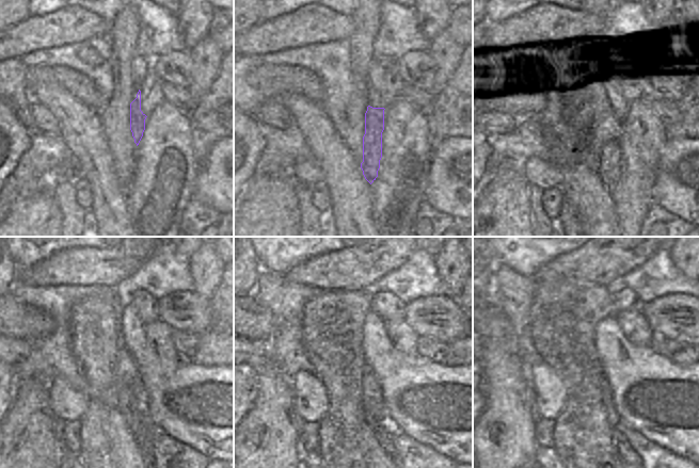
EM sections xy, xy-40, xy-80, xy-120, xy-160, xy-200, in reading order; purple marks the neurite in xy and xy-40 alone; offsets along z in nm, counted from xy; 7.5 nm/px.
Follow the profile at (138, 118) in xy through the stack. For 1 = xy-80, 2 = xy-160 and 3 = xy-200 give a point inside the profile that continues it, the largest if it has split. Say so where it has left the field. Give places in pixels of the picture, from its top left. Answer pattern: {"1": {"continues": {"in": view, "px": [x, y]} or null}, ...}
{"1": {"continues": {"in": "xy-80", "px": [603, 152]}}, "2": {"continues": {"in": "xy-160", "px": [376, 416]}}, "3": {"continues": {"in": "xy-200", "px": [625, 452]}}}

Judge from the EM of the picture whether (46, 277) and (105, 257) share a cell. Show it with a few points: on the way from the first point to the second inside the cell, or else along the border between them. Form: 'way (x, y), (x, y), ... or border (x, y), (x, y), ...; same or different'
way (61, 269), (66, 267), (90, 267); same

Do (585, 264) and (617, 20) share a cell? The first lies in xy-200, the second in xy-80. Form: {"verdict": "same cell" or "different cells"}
{"verdict": "different cells"}

